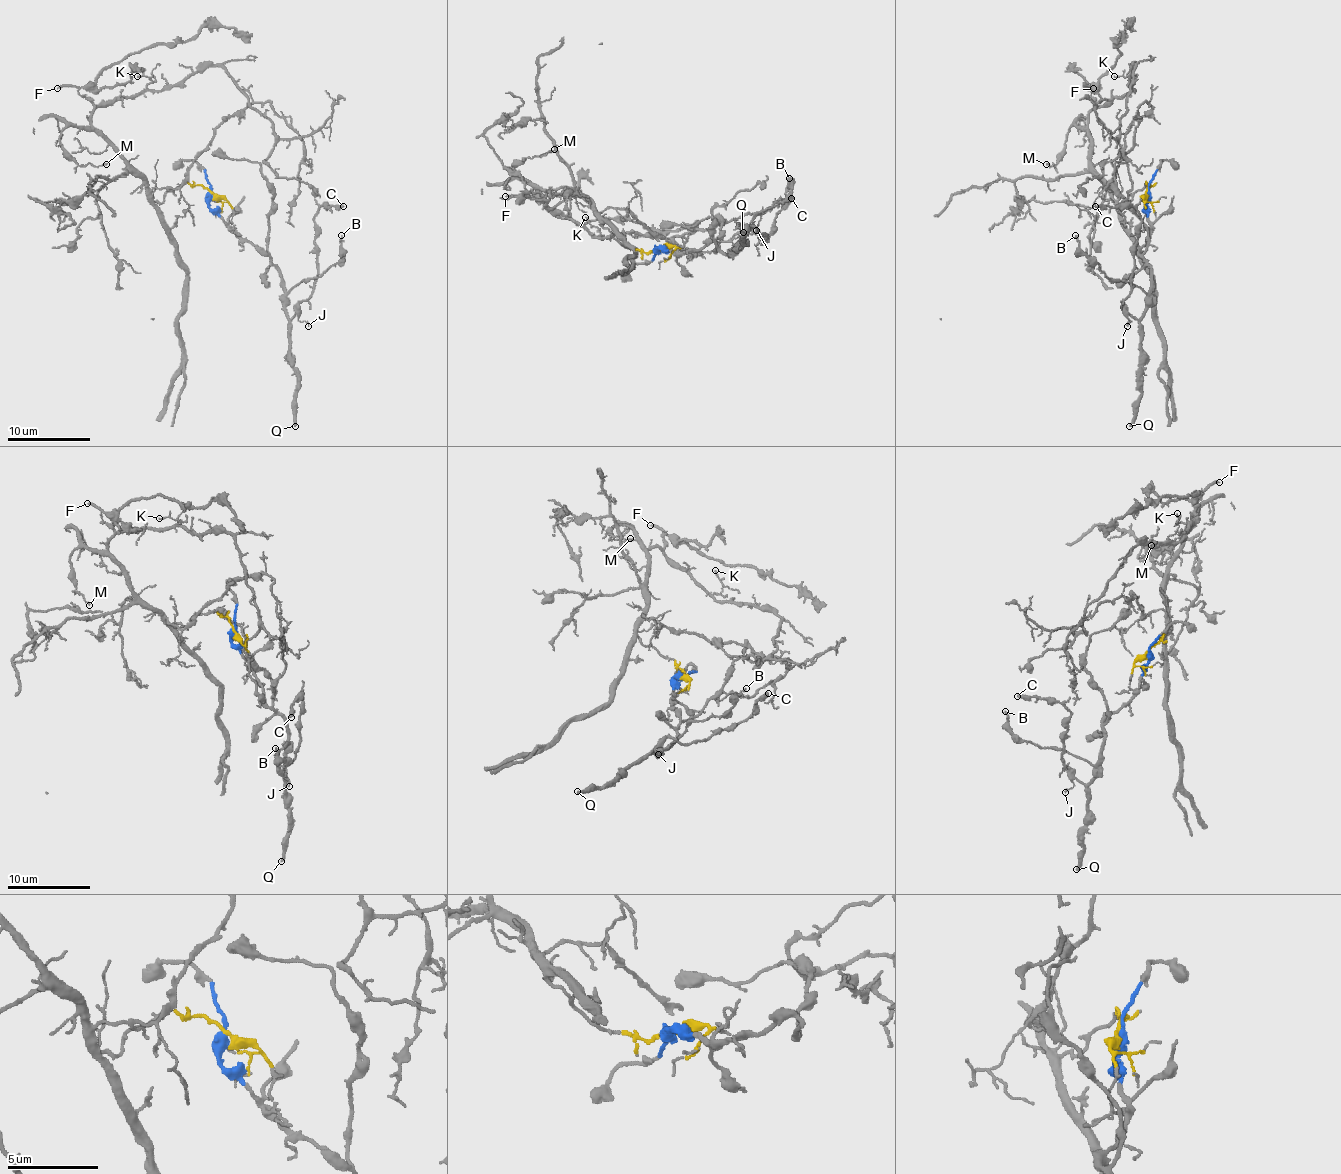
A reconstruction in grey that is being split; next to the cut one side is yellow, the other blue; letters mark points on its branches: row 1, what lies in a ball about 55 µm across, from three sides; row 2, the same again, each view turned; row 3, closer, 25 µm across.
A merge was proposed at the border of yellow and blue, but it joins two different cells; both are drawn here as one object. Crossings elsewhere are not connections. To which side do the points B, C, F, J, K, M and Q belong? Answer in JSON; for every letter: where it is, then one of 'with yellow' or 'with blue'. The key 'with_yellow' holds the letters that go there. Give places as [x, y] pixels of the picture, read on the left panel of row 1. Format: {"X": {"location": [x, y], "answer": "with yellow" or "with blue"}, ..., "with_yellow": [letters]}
{"B": {"location": [341, 235], "answer": "with blue"}, "C": {"location": [343, 206], "answer": "with blue"}, "F": {"location": [57, 88], "answer": "with yellow"}, "J": {"location": [308, 326], "answer": "with blue"}, "K": {"location": [137, 76], "answer": "with yellow"}, "M": {"location": [106, 164], "answer": "with yellow"}, "Q": {"location": [295, 426], "answer": "with blue"}, "with_yellow": ["F", "K", "M"]}

